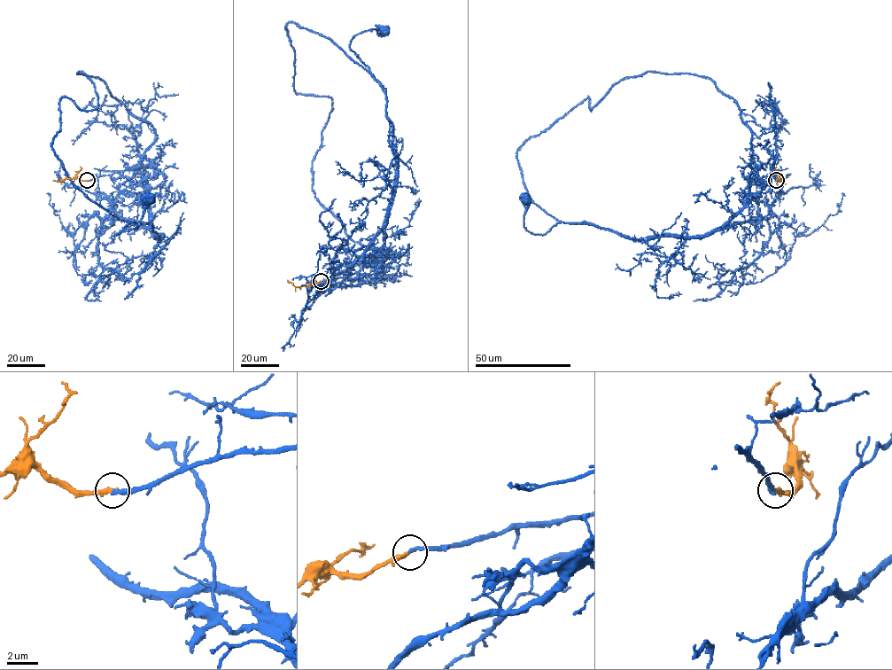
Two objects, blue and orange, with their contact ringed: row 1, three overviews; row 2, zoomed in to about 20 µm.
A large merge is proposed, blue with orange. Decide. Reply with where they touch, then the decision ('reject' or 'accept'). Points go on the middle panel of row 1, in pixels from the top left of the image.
at (321, 281); accept

